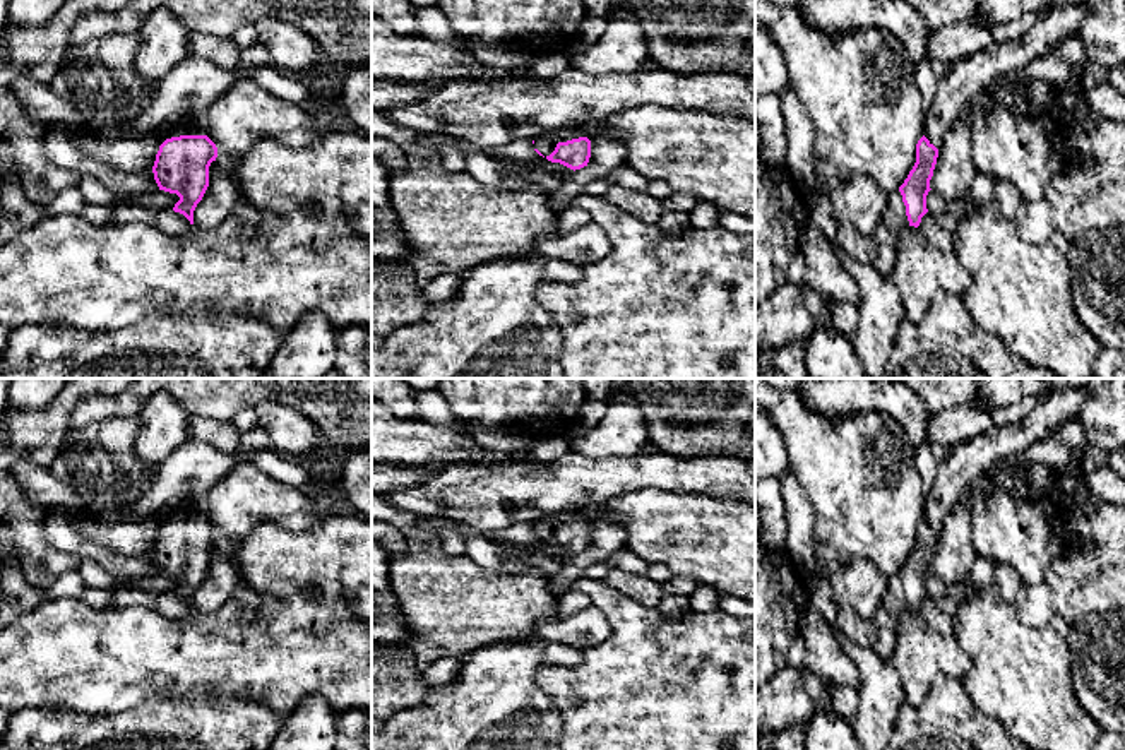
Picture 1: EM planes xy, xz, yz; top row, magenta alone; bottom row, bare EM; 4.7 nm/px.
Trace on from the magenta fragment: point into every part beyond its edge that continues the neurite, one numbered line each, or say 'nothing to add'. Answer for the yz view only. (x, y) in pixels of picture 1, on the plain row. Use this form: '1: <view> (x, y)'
1: yz (970, 461)
2: yz (894, 603)

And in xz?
1: xz (545, 528)

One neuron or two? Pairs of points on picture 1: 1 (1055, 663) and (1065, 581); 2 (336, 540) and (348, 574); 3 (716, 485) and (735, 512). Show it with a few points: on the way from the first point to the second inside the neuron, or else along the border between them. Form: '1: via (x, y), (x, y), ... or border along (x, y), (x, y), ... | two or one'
1: border along (1019, 617), (1041, 627), (1059, 615), (1069, 625) | two
2: via (343, 548), (348, 565) | one
3: border along (685, 492), (737, 500) | two

